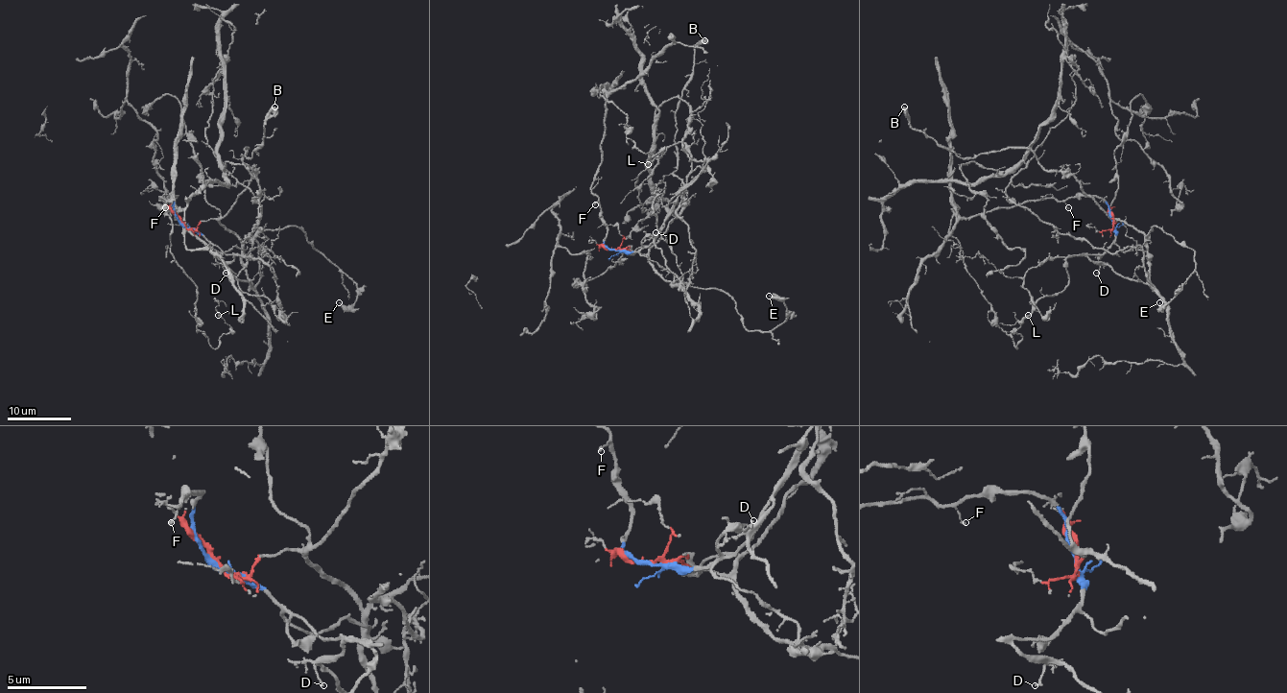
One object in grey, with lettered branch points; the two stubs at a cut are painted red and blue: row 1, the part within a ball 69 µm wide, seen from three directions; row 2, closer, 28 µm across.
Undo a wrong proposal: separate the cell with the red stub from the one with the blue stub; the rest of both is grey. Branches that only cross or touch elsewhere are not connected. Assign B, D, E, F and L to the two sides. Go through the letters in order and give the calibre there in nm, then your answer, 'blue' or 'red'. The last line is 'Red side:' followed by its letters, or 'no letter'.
B: 600 nm thick; red
D: 130 nm thick; red
E: 190 nm thick; red
F: 130 nm thick; blue
L: 130 nm thick; blue
Red side: B, D, E

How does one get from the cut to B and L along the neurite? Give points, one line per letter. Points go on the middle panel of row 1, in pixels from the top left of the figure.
B: (611, 248), (649, 251), (681, 208), (683, 183), (672, 174), (676, 111), (695, 46), (704, 39)
L: (611, 248), (591, 191), (603, 85), (601, 95), (626, 116), (626, 136), (649, 157), (661, 153), (649, 164)

